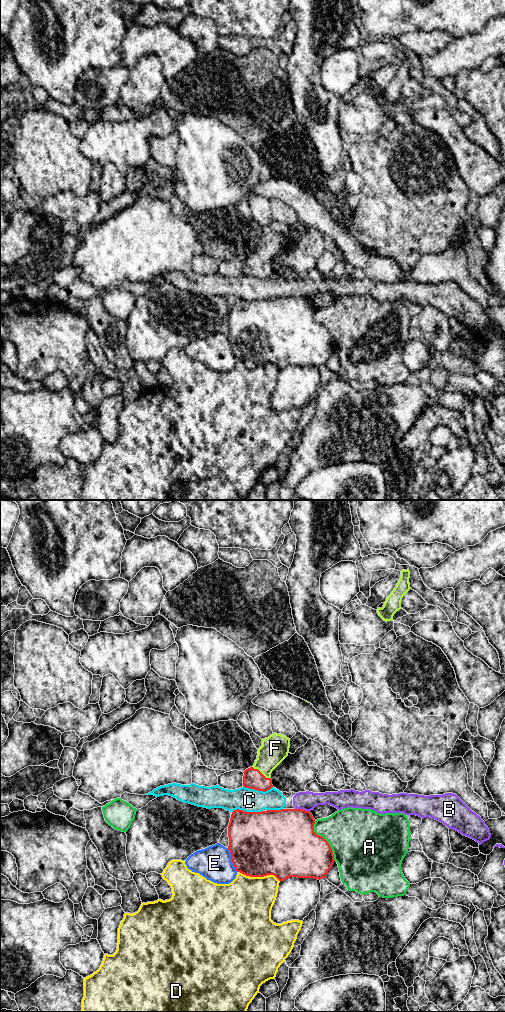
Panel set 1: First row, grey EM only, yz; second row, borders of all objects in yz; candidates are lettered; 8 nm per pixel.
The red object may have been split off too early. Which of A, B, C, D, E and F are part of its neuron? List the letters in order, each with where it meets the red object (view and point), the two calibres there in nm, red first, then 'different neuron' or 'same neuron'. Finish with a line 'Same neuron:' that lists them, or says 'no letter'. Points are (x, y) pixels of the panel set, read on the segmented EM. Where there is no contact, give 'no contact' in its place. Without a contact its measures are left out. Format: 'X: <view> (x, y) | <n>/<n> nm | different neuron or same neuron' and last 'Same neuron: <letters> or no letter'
A: yz (324, 839) | 420/440 nm | different neuron
B: yz (302, 809) | 440/150 nm | different neuron
C: yz (247, 812) | 480/190 nm | different neuron
D: yz (259, 876) | 500/420 nm | different neuron
E: yz (232, 860) | 480/280 nm | different neuron
F: yz (260, 772) | 160/220 nm | same neuron
Same neuron: F

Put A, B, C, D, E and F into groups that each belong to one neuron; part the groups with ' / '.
A / B C / D / E / F

